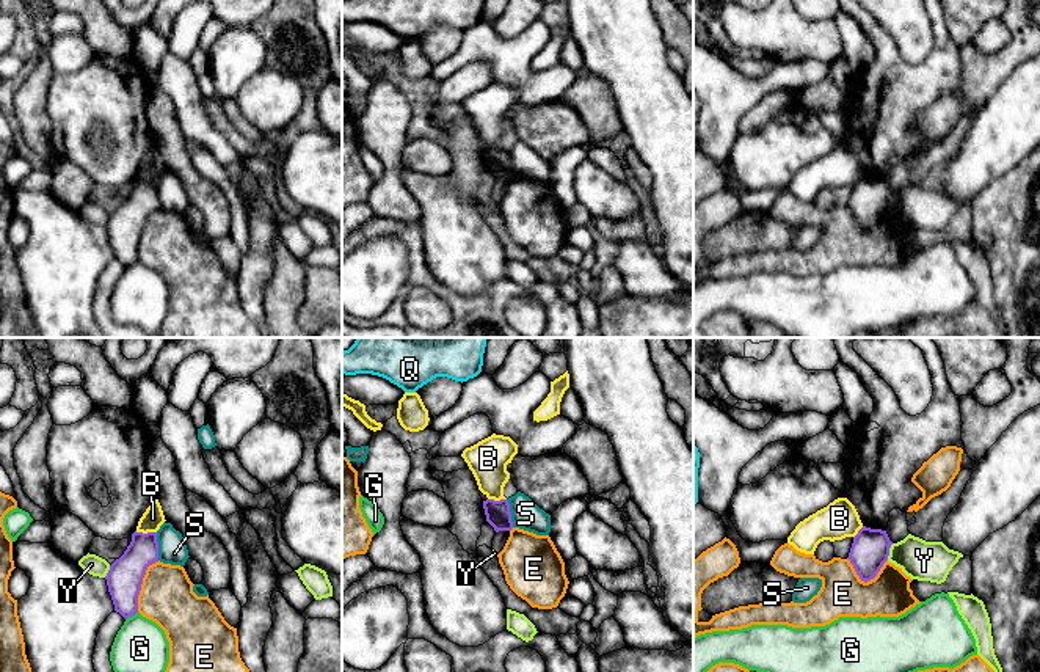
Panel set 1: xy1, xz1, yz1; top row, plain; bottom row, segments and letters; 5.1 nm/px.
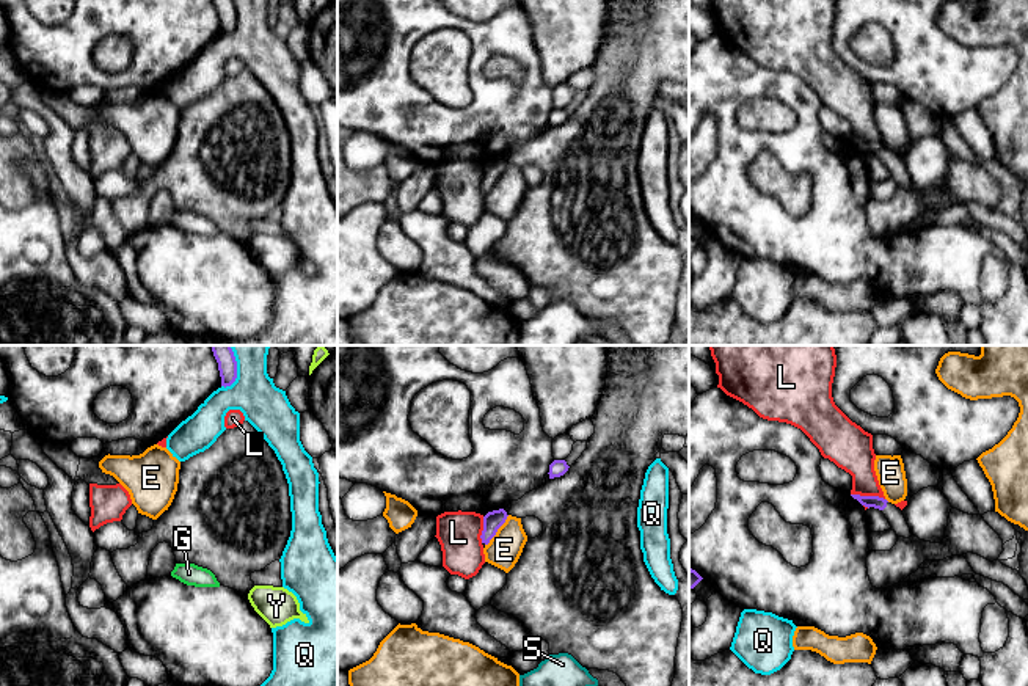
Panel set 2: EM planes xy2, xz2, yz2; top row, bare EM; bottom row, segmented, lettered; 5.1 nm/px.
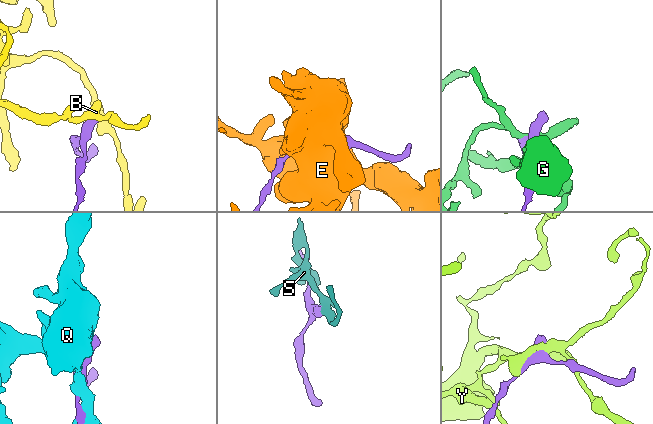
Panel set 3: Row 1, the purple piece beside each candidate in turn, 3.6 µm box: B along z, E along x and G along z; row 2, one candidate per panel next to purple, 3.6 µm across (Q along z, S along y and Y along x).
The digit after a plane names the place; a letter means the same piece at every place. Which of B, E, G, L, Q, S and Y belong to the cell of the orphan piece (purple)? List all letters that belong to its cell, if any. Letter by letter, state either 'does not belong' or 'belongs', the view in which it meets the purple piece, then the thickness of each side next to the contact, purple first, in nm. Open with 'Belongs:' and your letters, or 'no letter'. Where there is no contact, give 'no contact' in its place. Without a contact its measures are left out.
Belongs: no letter
B: does not belong | xy1 | 180/110 nm
E: does not belong | xy1 | 190/280 nm
G: does not belong | xy1 | 190/280 nm
L: does not belong | yz2 | 60/220 nm
Q: does not belong | xy2 | 100/240 nm
S: does not belong | xy1 | 190/140 nm
Y: does not belong | yz1 | 190/200 nm

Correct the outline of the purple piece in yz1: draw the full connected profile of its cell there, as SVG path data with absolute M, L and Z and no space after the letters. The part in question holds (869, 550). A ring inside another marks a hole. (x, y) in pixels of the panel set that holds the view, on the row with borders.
M866 526L858 531L847 559L861 581L867 583L877 576L888 561L891 545L886 531Z

